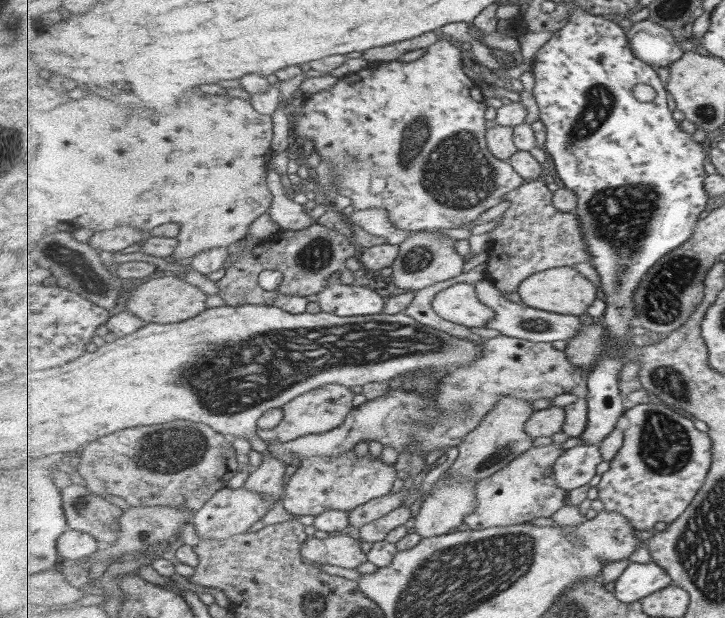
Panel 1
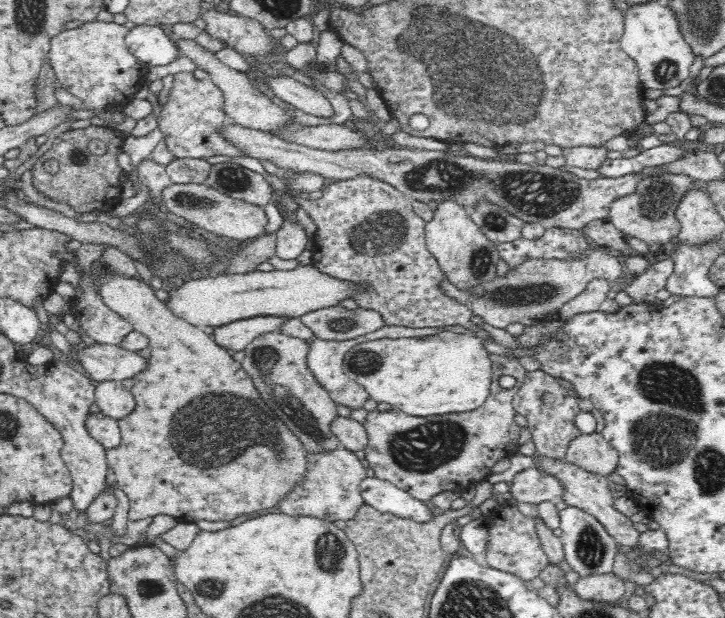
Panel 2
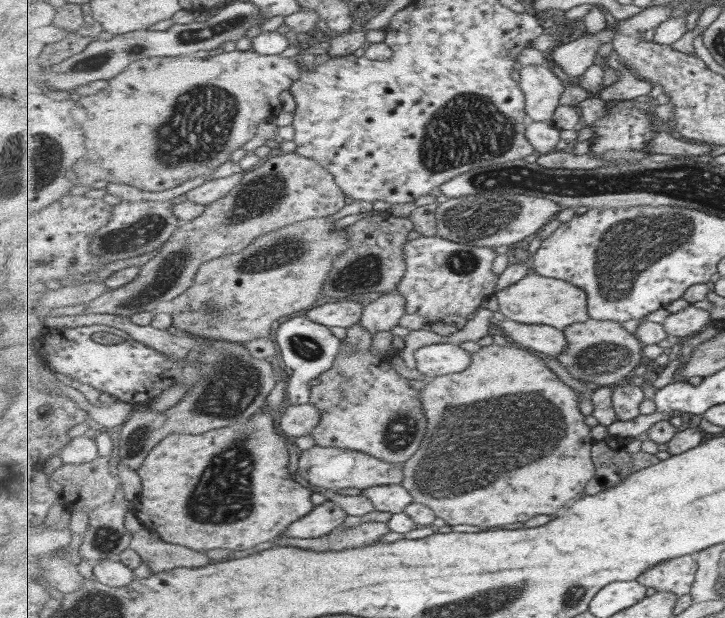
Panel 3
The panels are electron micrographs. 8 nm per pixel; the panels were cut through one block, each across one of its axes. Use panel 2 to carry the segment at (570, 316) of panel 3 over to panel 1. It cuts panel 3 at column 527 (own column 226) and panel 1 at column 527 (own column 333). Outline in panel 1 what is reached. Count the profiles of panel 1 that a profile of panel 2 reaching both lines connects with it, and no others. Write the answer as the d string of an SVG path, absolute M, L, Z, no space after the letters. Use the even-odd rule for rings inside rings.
M564 266L555 267L548 271L537 272L521 283L518 292L522 303L533 308L545 309L566 315L577 315L587 318L589 306L600 297L600 291L575 268Z

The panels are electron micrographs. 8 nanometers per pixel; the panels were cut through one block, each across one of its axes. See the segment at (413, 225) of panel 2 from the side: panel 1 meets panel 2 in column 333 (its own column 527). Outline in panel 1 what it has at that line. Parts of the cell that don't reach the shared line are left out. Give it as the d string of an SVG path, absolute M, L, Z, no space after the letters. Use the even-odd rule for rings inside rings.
M533 180L509 192L504 199L510 202L503 212L498 225L487 232L490 237L490 250L487 251L485 278L495 283L501 292L519 292L521 283L537 272L548 271L555 267L573 266L579 262L590 262L589 244L585 240L585 230L581 228L581 216L576 212L561 212L553 200L554 192L543 184L543 180Z

